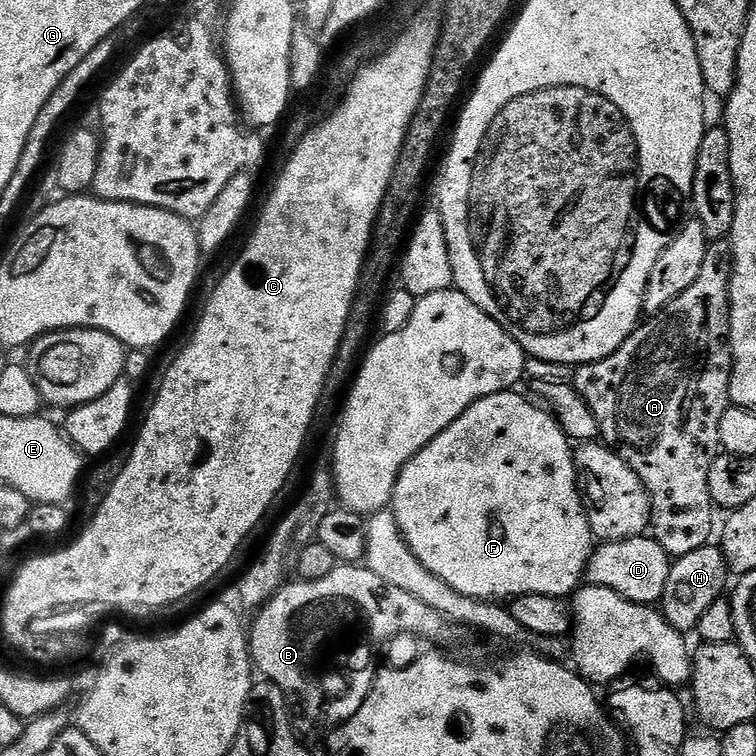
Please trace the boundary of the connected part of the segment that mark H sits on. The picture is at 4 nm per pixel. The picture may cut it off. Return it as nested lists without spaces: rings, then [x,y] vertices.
[[[705,546],[698,550],[690,550],[690,554],[679,556],[673,561],[670,577],[666,580],[666,590],[660,603],[660,611],[664,620],[672,625],[677,632],[695,633],[698,618],[715,600],[725,595],[730,584],[728,563],[723,552],[716,546]]]

